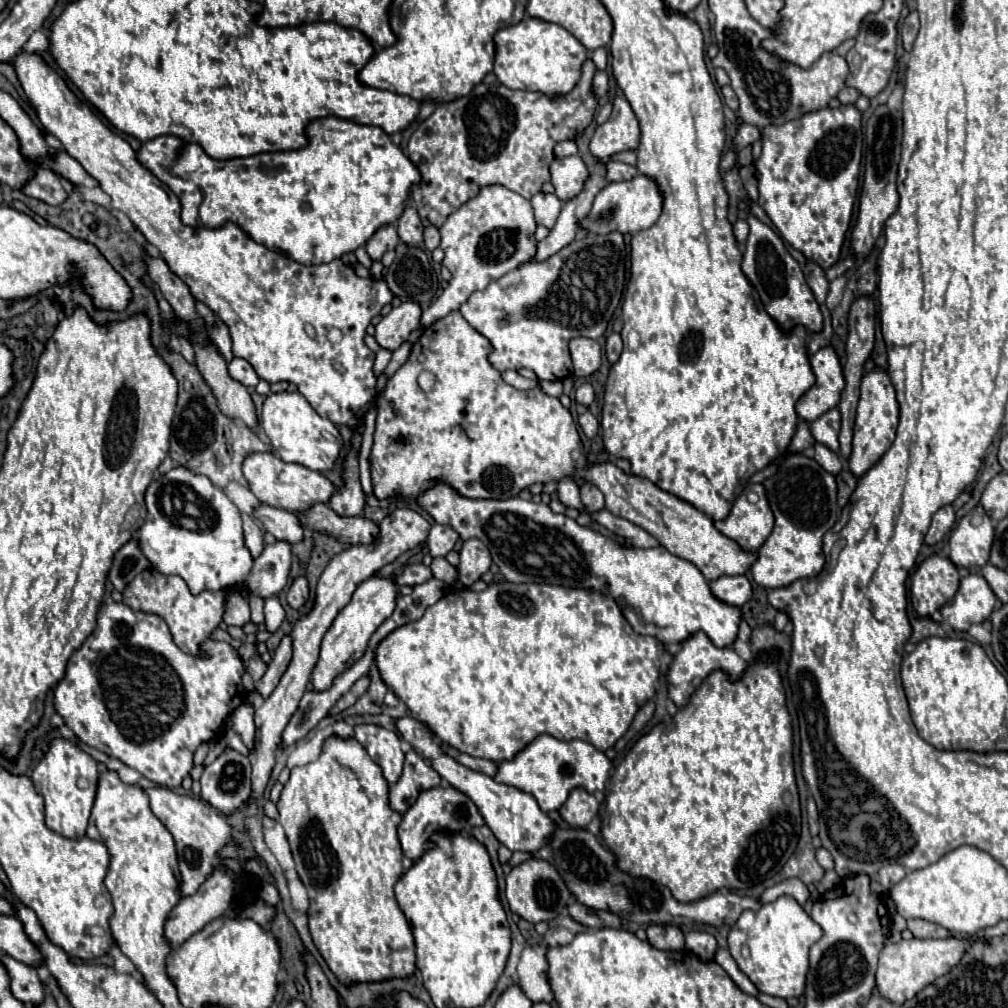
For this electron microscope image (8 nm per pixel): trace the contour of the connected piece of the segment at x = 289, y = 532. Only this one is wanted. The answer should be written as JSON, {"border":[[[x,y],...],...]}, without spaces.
{"border":[[[256,507],[256,517],[264,523],[266,531],[272,533],[276,539],[296,545],[304,539],[304,527],[294,513],[276,507]]]}

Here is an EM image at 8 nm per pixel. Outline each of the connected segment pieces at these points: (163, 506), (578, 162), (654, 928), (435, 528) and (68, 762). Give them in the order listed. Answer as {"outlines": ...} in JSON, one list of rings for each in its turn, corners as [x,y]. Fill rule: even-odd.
{"outlines":[[[[184,467],[172,469],[146,489],[148,517],[140,529],[140,547],[162,575],[182,577],[192,595],[242,585],[252,569],[252,555],[244,545],[238,507],[208,477]]],[[[572,155],[572,157],[554,159],[550,163],[550,175],[556,197],[568,201],[582,191],[584,181],[588,179],[588,169],[578,155]]],[[[648,925],[646,929],[650,945],[656,949],[682,951],[684,949],[684,933],[676,925]]],[[[432,525],[428,535],[428,547],[432,557],[444,557],[448,551],[452,551],[454,543],[458,541],[458,533],[448,525]]],[[[54,739],[46,757],[32,769],[32,783],[36,791],[44,797],[44,813],[46,825],[58,835],[68,839],[82,839],[88,827],[90,809],[96,795],[98,783],[98,761],[86,755],[78,745],[66,739]]]]}

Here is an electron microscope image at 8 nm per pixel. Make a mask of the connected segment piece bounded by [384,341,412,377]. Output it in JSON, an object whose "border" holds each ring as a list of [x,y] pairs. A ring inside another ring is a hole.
{"border":[[[406,341],[406,343],[402,343],[396,351],[394,351],[394,355],[392,355],[392,361],[390,361],[390,365],[386,367],[386,377],[390,377],[396,369],[400,369],[404,363],[406,363],[406,359],[408,359],[408,355],[410,355],[410,349],[412,349],[412,345]]]}

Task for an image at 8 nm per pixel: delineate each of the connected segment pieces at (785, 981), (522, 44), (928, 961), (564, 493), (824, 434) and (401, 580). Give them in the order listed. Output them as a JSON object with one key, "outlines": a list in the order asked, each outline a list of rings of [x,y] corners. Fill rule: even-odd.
{"outlines":[[[[778,897],[772,903],[764,903],[758,911],[744,911],[738,921],[730,927],[728,949],[736,959],[738,967],[750,977],[758,991],[774,997],[800,997],[806,987],[808,973],[808,951],[812,943],[822,937],[822,927],[802,909],[802,905],[790,897]],[[742,945],[750,947],[750,957],[742,957]]],[[[526,15],[520,23],[500,29],[494,35],[494,73],[498,81],[512,89],[540,91],[544,95],[566,95],[580,79],[580,65],[586,59],[584,45],[564,27]]],[[[946,937],[946,939],[910,939],[910,941],[898,941],[898,943],[886,943],[876,971],[876,983],[878,993],[892,1003],[900,1005],[908,999],[912,999],[916,993],[920,993],[924,987],[932,985],[940,975],[946,975],[960,959],[964,957],[964,951],[972,941],[966,937]]],[[[562,479],[558,483],[558,499],[566,505],[566,507],[576,507],[584,513],[584,507],[580,503],[580,491],[574,479]]],[[[830,409],[824,415],[820,415],[816,421],[810,423],[812,437],[816,443],[826,445],[830,451],[838,453],[838,433],[840,433],[840,411]]],[[[420,563],[420,565],[406,565],[404,571],[402,571],[400,575],[396,575],[394,579],[396,579],[396,585],[398,585],[398,587],[402,587],[402,585],[414,587],[414,585],[418,585],[418,583],[428,581],[430,577],[432,577],[430,567],[426,567],[426,565]]]]}

